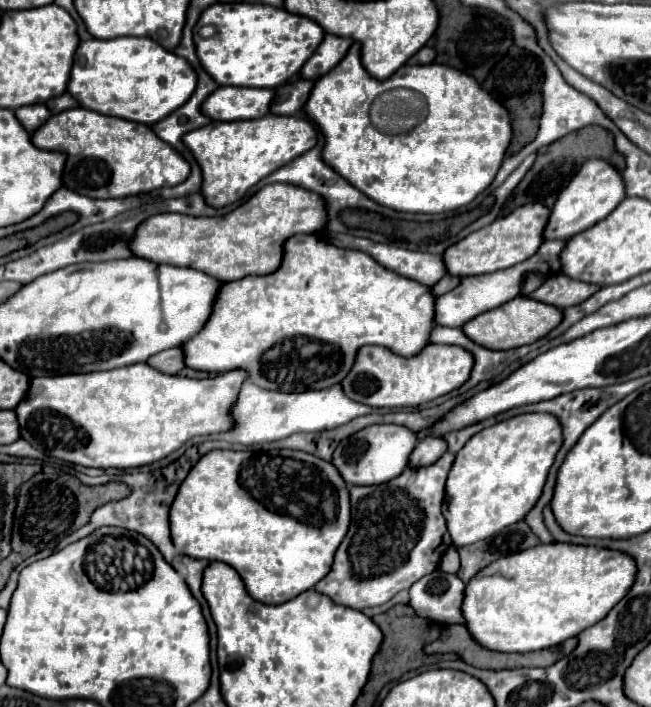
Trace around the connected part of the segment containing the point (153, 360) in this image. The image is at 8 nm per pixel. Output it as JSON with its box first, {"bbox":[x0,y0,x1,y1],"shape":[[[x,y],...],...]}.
{"bbox":[146,348,184,374],"shape":[[[170,348],[170,350],[162,350],[154,356],[150,356],[146,360],[148,366],[152,366],[154,370],[162,372],[162,374],[176,374],[184,368],[184,354],[180,348]]]}

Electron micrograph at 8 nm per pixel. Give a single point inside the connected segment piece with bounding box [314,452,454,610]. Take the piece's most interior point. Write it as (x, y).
(397, 534)

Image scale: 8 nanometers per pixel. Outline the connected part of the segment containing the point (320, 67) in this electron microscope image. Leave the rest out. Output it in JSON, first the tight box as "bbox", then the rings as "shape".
{"bbox":[300,34,352,80],"shape":[[[326,34],[324,40],[320,42],[320,46],[316,48],[316,52],[312,54],[312,58],[302,66],[300,76],[308,78],[308,80],[318,80],[320,76],[324,76],[330,68],[334,68],[344,58],[350,44],[352,44],[350,38]]]}

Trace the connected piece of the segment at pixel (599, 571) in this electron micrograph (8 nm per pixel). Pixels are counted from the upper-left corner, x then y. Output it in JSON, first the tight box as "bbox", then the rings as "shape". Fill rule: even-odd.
{"bbox":[462,544,634,652],"shape":[[[538,544],[530,550],[498,558],[482,568],[464,590],[462,616],[472,638],[494,652],[534,652],[558,646],[560,642],[578,636],[588,626],[602,620],[608,610],[620,602],[626,590],[634,584],[634,560],[616,550],[576,544]]]}

